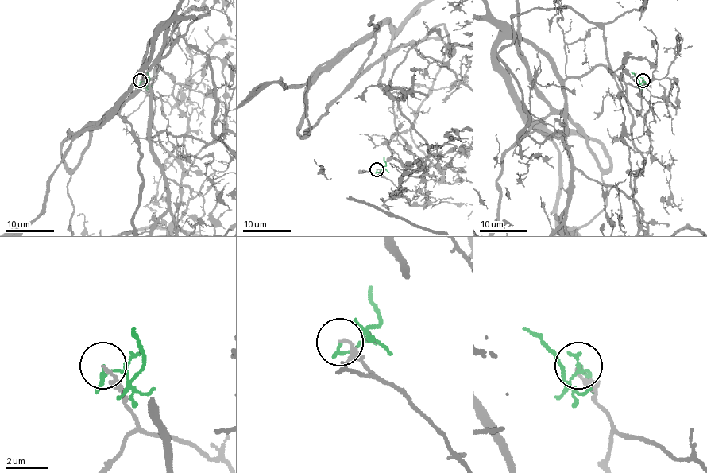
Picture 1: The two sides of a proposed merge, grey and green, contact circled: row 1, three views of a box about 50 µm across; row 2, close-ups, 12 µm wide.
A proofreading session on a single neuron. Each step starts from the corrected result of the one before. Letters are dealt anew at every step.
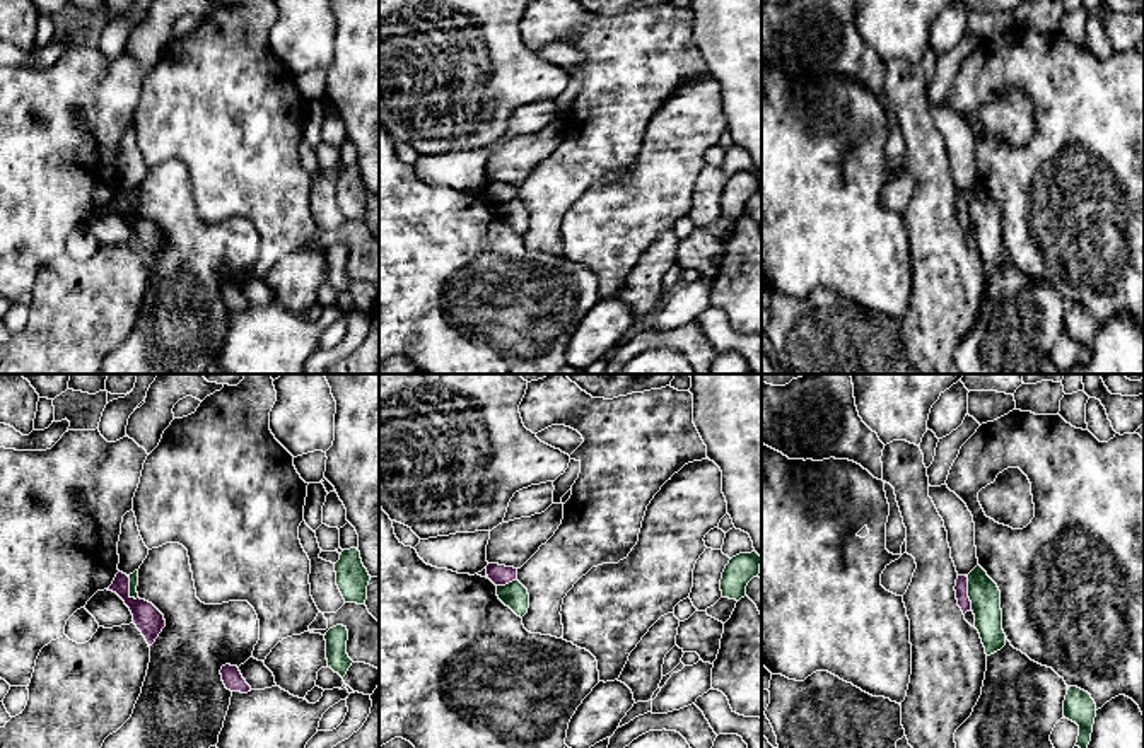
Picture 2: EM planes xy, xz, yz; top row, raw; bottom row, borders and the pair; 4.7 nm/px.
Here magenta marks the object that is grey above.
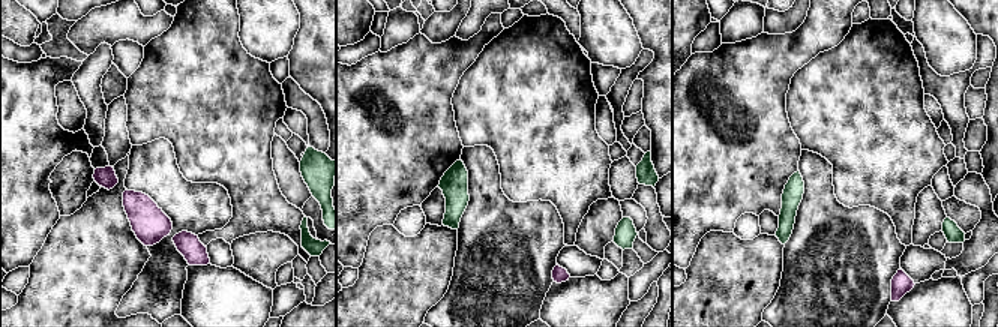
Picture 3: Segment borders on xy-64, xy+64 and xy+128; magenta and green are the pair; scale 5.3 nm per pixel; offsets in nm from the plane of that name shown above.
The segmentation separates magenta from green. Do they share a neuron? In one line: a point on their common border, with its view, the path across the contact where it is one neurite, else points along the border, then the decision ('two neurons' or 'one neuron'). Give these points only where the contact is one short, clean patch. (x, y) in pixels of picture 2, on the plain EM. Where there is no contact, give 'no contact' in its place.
contact yz (967, 210); border yz (967, 195), (967, 214), (972, 226); two neurons

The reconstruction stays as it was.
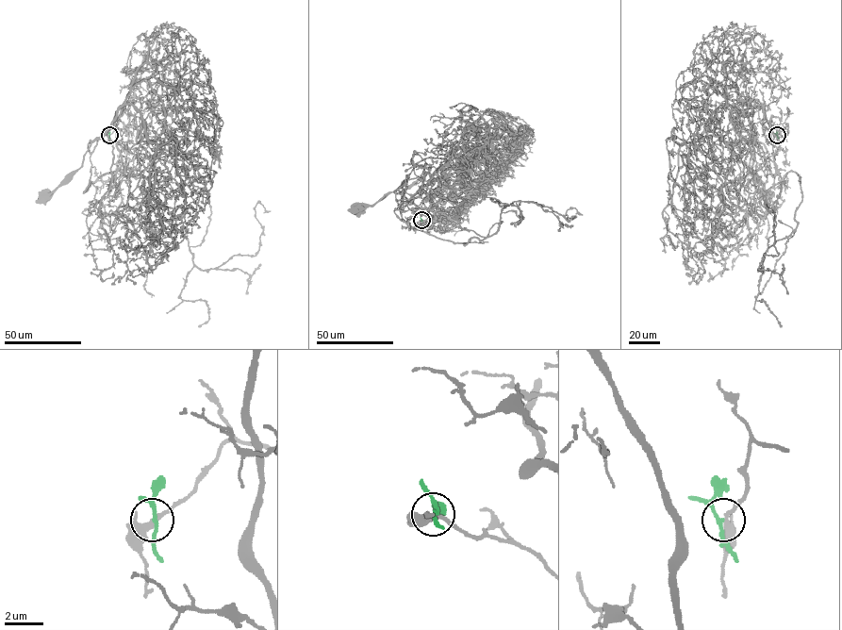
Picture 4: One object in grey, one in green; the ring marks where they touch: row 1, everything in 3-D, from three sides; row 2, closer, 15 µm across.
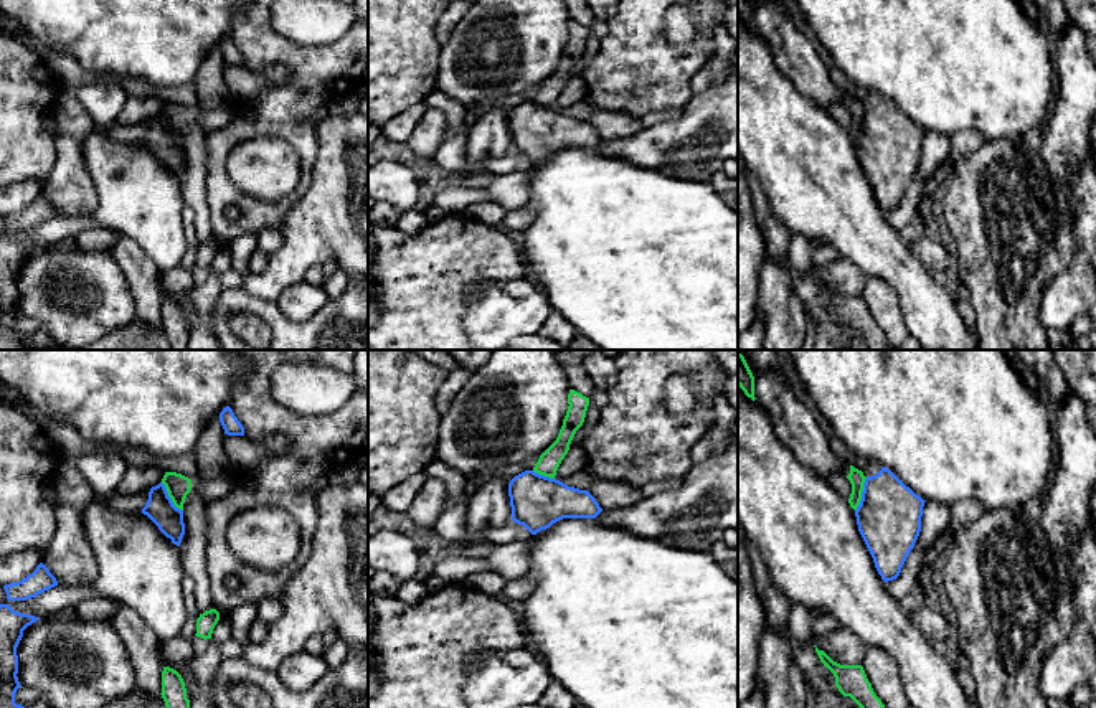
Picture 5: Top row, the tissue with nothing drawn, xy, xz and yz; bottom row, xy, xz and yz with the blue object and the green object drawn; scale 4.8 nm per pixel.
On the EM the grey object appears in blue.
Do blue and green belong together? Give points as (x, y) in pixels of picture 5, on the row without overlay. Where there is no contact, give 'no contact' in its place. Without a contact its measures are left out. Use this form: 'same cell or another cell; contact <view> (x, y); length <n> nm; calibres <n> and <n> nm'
another cell; contact yz (862, 124); length 180 nm; calibres 320 and 80 nm

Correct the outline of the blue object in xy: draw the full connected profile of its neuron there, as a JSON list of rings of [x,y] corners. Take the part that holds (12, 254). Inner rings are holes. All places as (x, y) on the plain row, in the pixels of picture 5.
[[[0,234],[0,350],[31,350],[25,345],[25,337],[15,333],[15,323],[21,317],[17,307],[17,277],[23,261],[38,249]]]

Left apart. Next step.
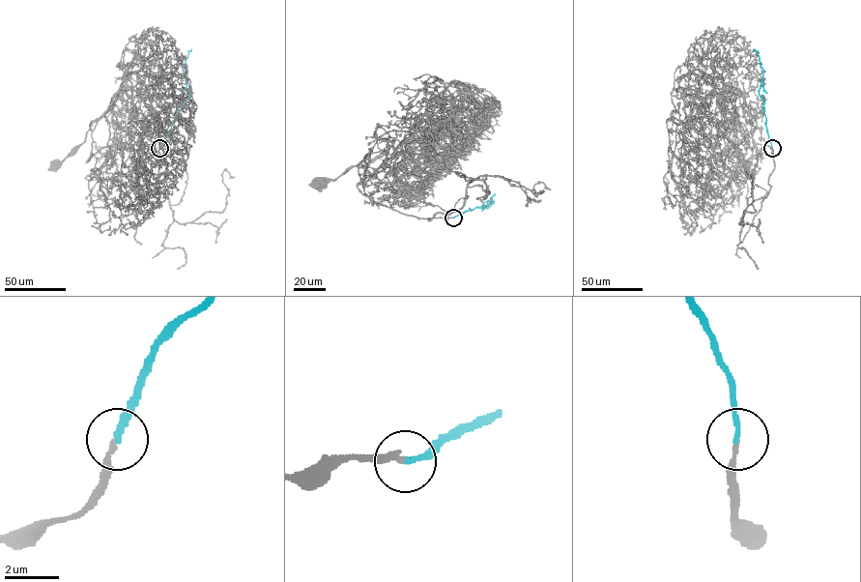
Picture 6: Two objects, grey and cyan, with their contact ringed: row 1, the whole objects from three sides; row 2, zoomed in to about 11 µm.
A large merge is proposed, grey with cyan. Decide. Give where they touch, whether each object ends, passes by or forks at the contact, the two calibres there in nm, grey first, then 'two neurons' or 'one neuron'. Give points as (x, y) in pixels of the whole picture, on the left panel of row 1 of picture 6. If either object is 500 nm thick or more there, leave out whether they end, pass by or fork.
at (159, 148); grey ends there; cyan ends there; 140 nm thick on the grey side, 190 nm on the other; one neuron

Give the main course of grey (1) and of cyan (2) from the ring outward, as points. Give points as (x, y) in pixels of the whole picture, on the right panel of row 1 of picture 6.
1: (772, 148), (772, 156), (764, 145), (731, 161), (729, 149), (746, 130), (731, 122), (745, 165)
2: (772, 148), (765, 125), (764, 101), (759, 92), (763, 69), (755, 48)

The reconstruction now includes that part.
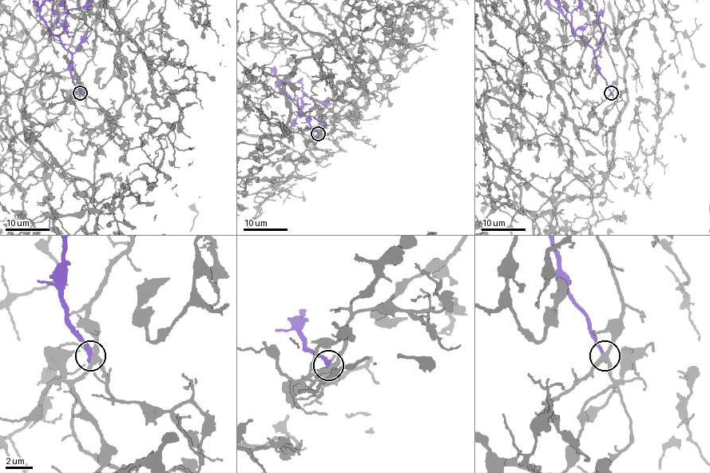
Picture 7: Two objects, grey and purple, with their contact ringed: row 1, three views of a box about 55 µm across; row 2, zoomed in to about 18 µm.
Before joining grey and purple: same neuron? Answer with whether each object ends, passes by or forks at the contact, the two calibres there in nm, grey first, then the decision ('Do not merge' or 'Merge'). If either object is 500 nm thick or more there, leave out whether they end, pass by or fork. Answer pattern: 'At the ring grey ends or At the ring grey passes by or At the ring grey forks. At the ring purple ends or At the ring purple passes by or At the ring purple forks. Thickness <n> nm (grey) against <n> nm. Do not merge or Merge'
At the ring grey forks. At the ring purple ends. Thickness 320 nm (grey) against 280 nm. Do not merge

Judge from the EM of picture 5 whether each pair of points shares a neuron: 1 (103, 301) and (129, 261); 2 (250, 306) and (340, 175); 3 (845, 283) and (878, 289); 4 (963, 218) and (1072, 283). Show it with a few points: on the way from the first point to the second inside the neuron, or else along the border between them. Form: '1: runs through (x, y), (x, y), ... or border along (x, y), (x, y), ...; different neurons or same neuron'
1: border along (109, 253), (129, 286), (136, 307); different neurons
2: border along (241, 286), (274, 302); different neurons
3: border along (870, 276), (860, 294); different neurons
4: border along (1078, 246), (1072, 263), (1044, 289), (1039, 307); different neurons

